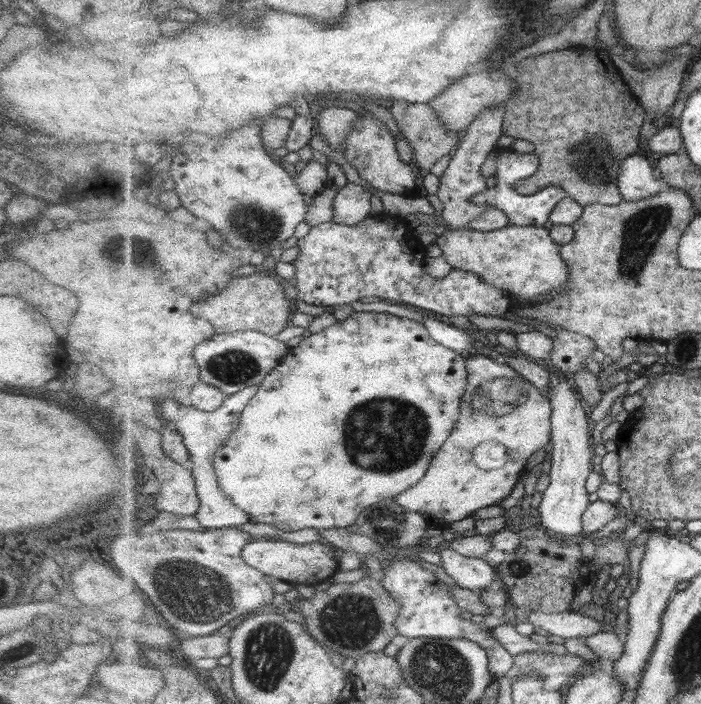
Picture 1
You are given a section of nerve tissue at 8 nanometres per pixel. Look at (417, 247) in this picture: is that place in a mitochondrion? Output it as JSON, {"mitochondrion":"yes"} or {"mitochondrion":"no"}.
{"mitochondrion":"no"}

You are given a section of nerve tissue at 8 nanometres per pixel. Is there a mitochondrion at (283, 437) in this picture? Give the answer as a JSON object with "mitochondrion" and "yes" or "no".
{"mitochondrion":"no"}

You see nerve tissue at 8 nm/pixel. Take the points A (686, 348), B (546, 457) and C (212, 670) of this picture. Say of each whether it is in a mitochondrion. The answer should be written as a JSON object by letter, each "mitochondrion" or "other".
{"A":"mitochondrion","B":"other","C":"other"}

